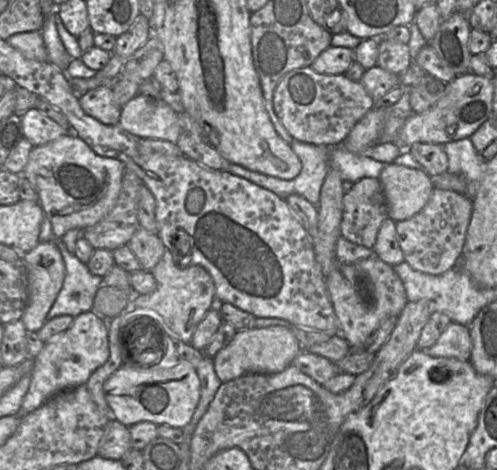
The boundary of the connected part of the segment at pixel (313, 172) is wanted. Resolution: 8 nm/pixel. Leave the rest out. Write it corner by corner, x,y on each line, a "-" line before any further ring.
293,140
290,145
302,164
300,174
293,180
268,176
237,164
228,164
225,170
272,191
283,199
296,194
317,206
321,187
330,170
330,147
303,143
298,140

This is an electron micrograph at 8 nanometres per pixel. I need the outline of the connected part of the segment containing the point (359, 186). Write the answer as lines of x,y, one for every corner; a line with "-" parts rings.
362,178
343,197
340,236
373,249
378,231
388,218
386,198
378,178

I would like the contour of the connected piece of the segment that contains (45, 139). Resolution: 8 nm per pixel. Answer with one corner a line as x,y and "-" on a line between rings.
31,108
20,116
23,135
33,146
44,145
68,133
68,129
44,115
37,108

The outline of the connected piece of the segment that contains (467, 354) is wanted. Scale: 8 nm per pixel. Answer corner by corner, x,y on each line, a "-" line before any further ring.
451,322
436,343
423,351
432,357
453,357
461,361
470,361
472,353
470,327

